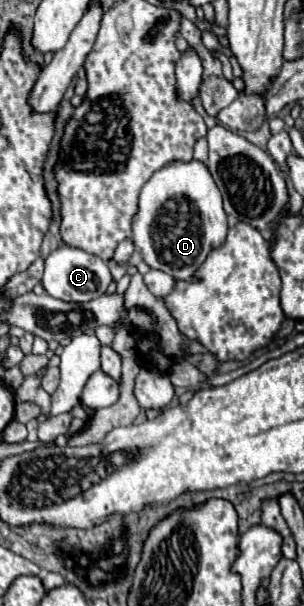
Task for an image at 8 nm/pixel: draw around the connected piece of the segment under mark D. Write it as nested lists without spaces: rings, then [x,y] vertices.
[[[174,160],[156,170],[140,192],[140,210],[132,228],[134,244],[150,268],[162,270],[172,278],[192,278],[196,266],[204,262],[212,246],[224,242],[228,230],[222,194],[208,166],[200,160]]]

